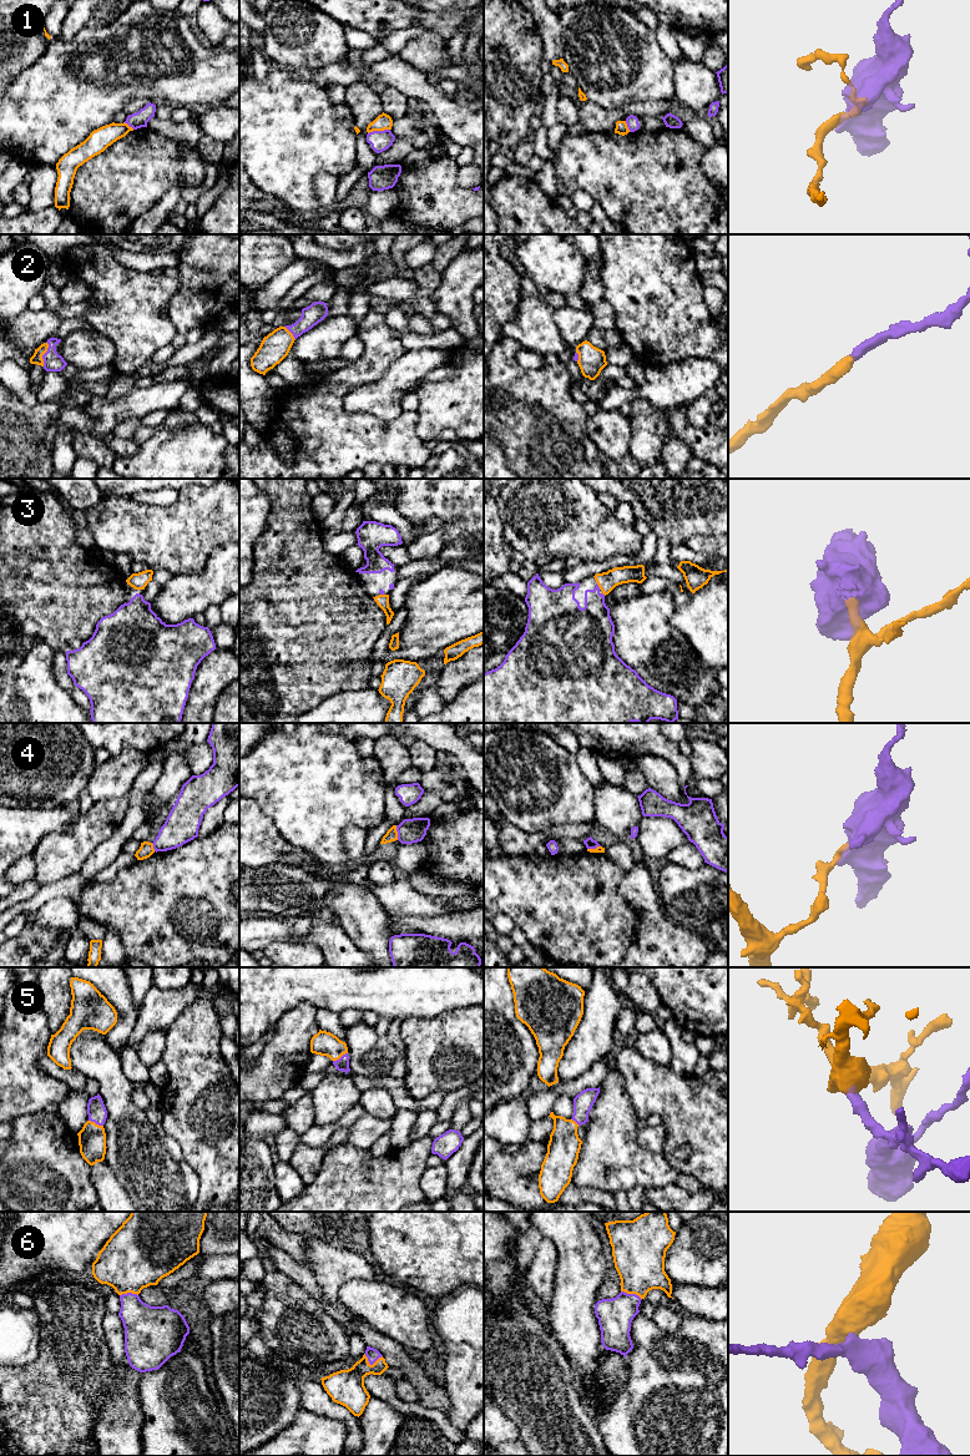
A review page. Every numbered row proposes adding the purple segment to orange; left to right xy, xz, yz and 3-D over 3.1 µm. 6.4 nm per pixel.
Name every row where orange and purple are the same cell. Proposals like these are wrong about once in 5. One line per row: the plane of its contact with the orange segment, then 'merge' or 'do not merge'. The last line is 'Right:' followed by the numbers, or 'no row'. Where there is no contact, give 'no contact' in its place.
1: meets orange in xz; do not merge
2: meets orange in xy; merge
3: meets orange in yz; merge
4: meets orange in xz; do not merge
5: meets orange in xy; merge
6: meets orange in xz; merge
Right: 2, 3, 5, 6

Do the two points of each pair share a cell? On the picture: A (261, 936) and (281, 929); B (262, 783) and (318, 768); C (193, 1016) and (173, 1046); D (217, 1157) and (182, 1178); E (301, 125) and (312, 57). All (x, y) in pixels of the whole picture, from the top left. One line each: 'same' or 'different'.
A: same
B: same
C: same
D: different
E: different

